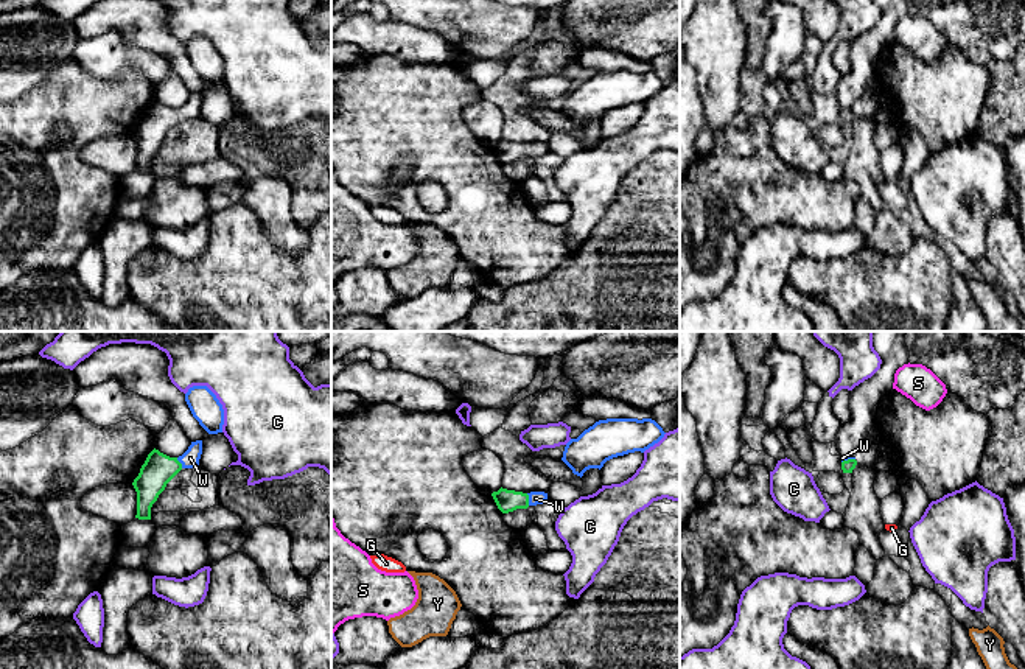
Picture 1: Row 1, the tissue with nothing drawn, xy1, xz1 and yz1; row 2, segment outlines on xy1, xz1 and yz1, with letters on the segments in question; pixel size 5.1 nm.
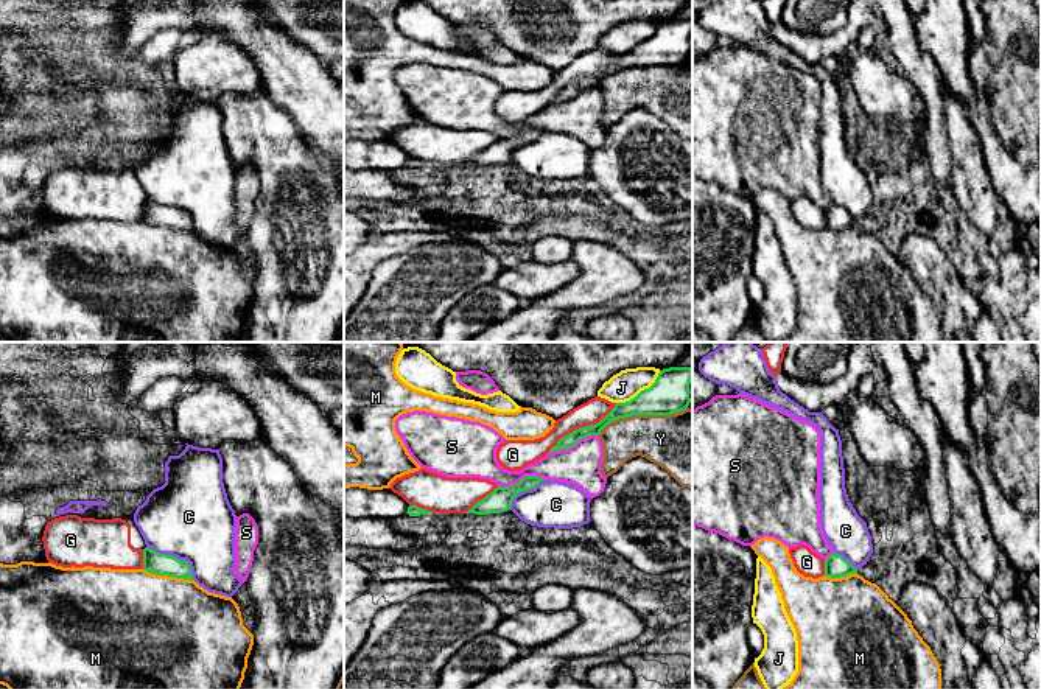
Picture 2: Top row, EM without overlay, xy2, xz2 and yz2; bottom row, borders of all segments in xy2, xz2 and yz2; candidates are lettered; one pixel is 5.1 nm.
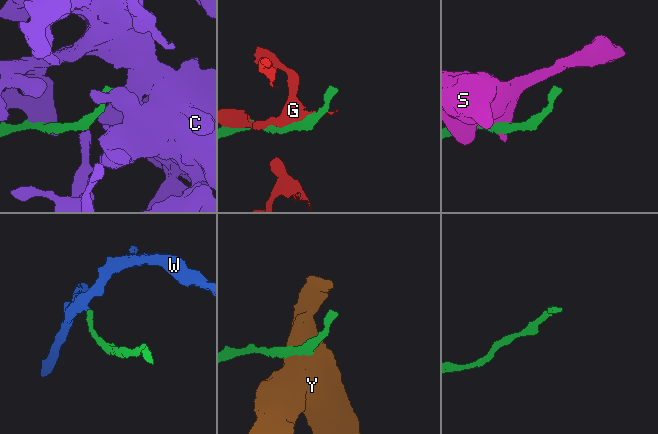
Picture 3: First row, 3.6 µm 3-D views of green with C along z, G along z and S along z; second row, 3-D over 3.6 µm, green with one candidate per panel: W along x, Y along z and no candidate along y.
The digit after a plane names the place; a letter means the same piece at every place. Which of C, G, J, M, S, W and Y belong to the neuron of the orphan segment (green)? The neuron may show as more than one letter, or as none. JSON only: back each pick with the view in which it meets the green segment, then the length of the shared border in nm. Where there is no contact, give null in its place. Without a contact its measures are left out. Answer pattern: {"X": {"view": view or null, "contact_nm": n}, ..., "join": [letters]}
{"W": {"view": "xz1", "contact_nm": 70}, "join": ["W"]}

